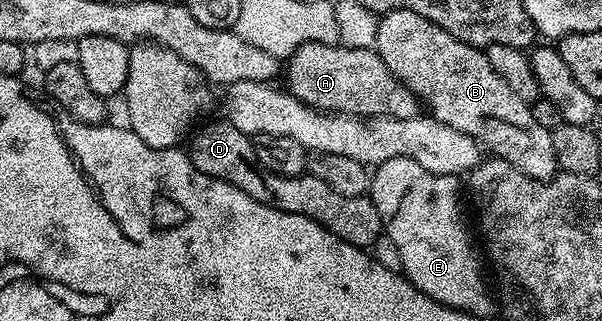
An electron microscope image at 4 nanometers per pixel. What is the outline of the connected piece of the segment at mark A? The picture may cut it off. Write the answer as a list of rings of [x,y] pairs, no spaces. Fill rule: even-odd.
[[[312,41],[301,45],[289,56],[283,69],[284,77],[288,93],[322,113],[411,119],[423,109],[417,96],[391,72],[373,49],[352,49],[340,43],[324,45]]]

